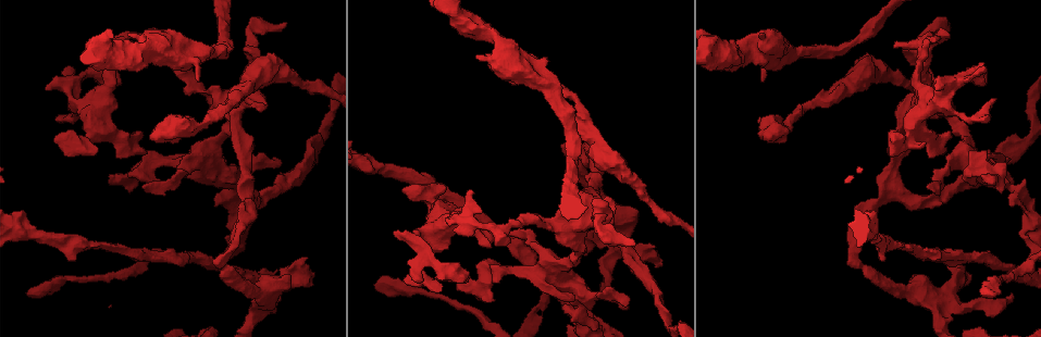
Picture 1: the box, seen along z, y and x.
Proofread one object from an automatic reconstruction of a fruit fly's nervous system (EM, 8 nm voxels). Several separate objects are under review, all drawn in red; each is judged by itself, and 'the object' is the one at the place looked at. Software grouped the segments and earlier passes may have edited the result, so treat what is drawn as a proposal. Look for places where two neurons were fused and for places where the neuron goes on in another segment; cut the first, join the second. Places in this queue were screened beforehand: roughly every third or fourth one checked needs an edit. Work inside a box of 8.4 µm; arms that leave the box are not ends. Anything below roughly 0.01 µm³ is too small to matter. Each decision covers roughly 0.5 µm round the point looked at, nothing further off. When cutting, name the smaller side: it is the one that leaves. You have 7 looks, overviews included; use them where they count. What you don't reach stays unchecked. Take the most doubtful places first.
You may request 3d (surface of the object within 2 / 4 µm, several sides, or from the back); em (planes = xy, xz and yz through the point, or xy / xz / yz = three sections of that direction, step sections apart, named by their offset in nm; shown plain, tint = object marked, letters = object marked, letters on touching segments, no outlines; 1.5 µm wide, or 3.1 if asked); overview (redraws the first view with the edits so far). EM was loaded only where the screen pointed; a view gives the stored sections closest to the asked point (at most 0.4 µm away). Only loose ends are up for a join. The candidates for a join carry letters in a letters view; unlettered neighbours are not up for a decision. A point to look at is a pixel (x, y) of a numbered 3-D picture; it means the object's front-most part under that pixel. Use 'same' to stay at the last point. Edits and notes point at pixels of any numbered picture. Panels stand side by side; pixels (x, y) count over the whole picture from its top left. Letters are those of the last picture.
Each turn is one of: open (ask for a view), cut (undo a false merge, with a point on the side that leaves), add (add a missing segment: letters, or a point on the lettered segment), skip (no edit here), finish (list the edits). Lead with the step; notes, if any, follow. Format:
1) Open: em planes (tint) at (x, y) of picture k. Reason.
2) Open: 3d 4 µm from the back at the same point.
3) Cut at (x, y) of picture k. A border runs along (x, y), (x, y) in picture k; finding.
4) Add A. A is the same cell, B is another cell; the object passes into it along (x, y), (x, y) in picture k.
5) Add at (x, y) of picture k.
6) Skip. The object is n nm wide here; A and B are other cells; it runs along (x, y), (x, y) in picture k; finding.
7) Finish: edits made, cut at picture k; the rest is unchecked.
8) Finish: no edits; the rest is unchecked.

Open: em planes (plain) at (149, 138) of picture 1.

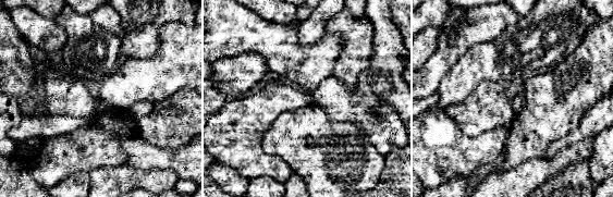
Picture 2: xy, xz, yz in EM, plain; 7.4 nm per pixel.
Open: em planes (letters) at the same point. See the neighbours.

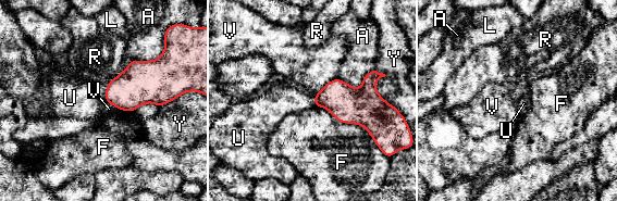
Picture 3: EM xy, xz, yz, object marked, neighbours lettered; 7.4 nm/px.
Skip. A, F, L, R, U, V and Y are other cells; no lettered segment goes on from it.

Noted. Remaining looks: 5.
Open: em planes (letters) at (280, 298) of picture 1. Free end.

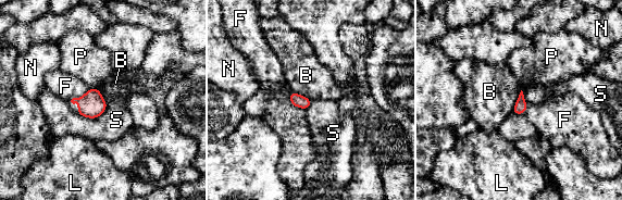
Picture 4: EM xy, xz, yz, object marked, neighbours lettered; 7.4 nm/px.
Skip. The longest contact is with S, 240 nm; B, F, L, N, P and S are other cells; a border runs along (107, 102), (96, 117), (75, 111) in picture 4; none of them fits.

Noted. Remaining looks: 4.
Open: 3d 4 µm from the back at (197, 82) of picture 1. Stops while still wide.

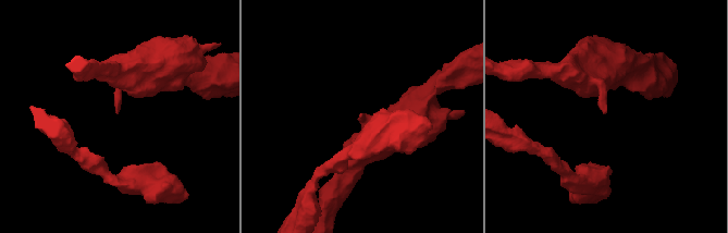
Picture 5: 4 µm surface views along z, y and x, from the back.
Open: em planes (letters) at (361, 114) of picture 5.

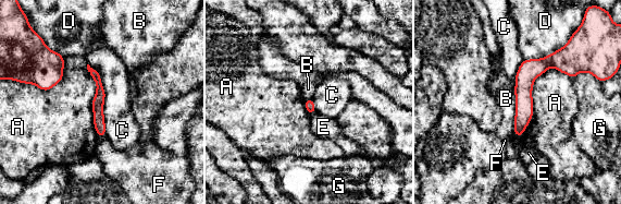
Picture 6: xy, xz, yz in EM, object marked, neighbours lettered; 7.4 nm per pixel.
Skip. A, B, C, D, E, F and G are other cells; it runs along (573, 70), (546, 62), (524, 82), (517, 132) in picture 6; none of them fits.

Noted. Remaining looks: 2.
Finish: no edits; the rest is unchecked.

